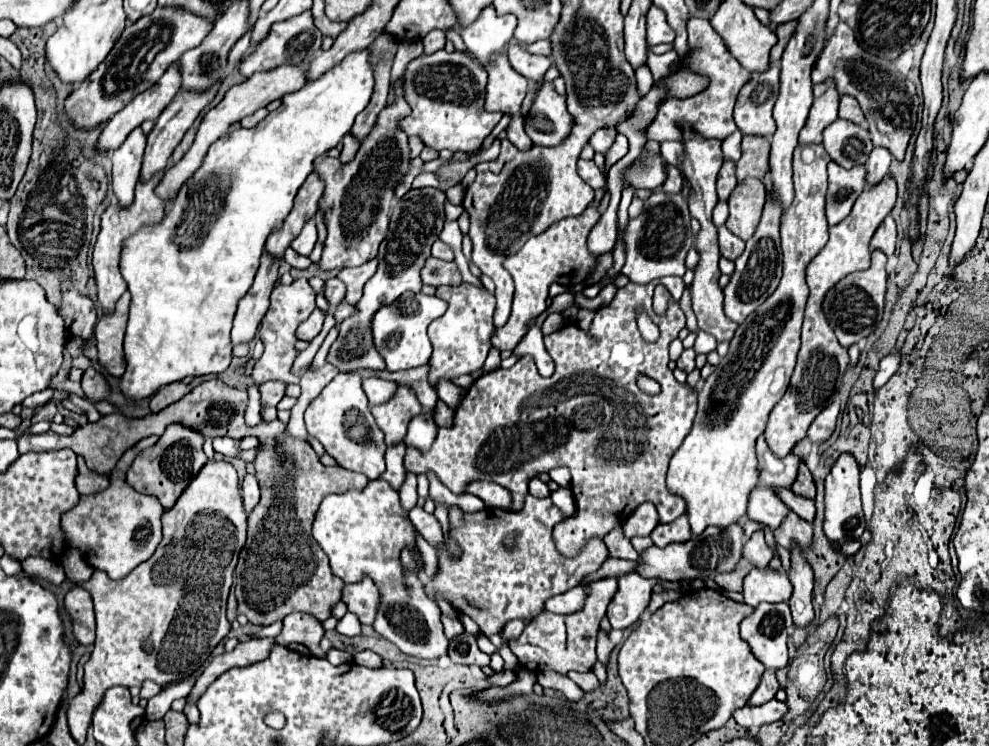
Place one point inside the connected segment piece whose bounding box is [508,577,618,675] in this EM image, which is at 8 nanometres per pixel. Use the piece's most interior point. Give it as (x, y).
(563, 643)

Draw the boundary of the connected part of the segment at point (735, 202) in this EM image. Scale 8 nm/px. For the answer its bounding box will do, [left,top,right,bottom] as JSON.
[726,177,764,241]

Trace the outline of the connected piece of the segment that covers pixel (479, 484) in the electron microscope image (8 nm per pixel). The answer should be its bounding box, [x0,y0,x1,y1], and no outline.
[466,481,510,509]

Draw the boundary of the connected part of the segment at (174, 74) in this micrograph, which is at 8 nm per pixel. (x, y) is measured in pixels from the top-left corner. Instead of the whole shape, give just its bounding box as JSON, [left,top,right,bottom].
[98,63,182,151]

